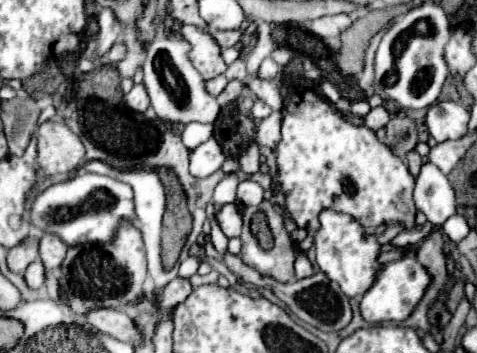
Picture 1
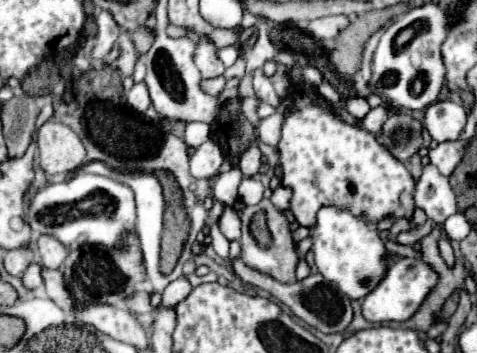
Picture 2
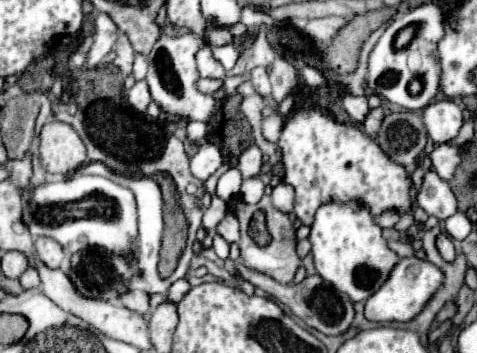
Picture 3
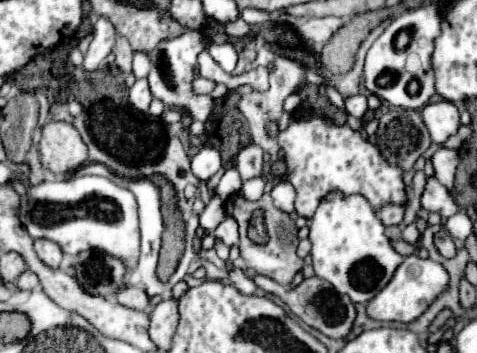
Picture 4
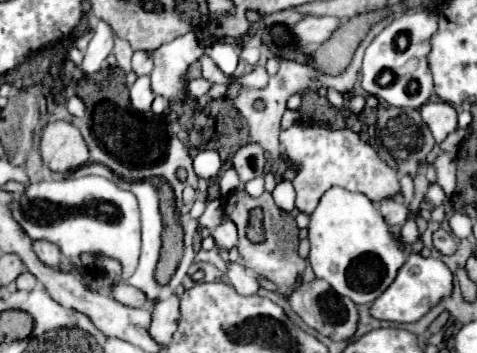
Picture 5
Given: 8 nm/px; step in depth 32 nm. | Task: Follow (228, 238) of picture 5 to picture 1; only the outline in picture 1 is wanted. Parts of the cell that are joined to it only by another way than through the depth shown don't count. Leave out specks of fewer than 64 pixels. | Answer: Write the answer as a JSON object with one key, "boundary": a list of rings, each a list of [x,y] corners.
{"boundary":[[[226,204],[226,206],[218,208],[218,212],[216,212],[216,222],[218,222],[220,230],[222,230],[228,238],[240,236],[242,216],[240,216],[240,210],[238,210],[236,204]]]}

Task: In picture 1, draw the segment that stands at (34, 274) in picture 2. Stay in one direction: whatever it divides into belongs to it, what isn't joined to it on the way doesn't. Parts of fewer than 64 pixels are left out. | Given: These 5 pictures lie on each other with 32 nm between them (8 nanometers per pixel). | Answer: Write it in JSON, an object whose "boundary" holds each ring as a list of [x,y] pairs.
{"boundary":[[[36,260],[36,262],[32,262],[32,264],[26,268],[24,276],[26,276],[26,282],[28,282],[30,288],[42,288],[42,286],[44,286],[46,268],[44,268],[44,264],[42,264],[40,260]]]}

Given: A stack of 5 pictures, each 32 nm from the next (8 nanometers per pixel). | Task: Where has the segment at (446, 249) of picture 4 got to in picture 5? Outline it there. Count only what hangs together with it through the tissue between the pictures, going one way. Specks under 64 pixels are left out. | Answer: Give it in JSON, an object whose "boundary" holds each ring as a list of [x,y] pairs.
{"boundary":[[[440,228],[434,232],[434,248],[444,256],[452,256],[456,252],[456,240],[450,232]]]}

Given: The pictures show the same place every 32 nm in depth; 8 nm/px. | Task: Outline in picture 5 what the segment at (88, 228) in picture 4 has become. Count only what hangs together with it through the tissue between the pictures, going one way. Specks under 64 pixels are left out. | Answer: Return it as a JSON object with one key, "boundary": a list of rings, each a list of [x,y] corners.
{"boundary":[[[82,176],[30,184],[20,200],[10,206],[10,210],[32,240],[54,242],[68,258],[78,258],[82,252],[116,258],[124,268],[124,280],[130,278],[138,266],[140,214],[136,196],[122,190],[108,178]]]}

